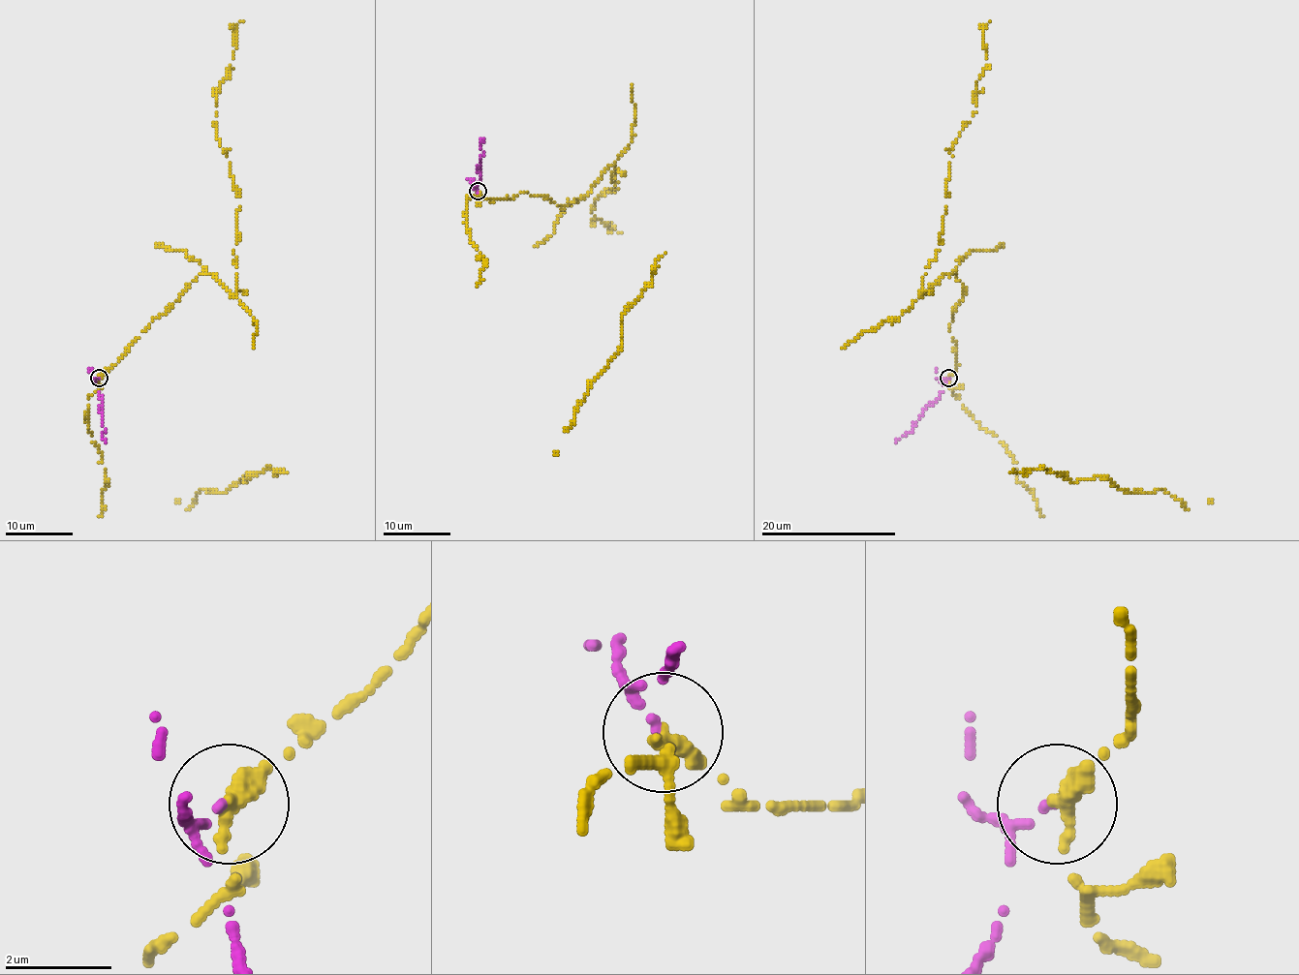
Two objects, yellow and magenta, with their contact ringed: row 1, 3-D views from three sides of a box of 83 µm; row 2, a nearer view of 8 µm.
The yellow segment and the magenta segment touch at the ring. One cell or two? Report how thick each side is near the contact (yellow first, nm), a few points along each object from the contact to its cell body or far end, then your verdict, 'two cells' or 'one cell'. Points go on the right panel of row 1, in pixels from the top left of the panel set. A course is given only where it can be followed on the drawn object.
440/140 nm | yellow via (948, 378), (964, 287), (943, 275), (923, 295), (921, 282), (991, 22) | magenta via (948, 378), (942, 382), (940, 396), (923, 410), (914, 426), (895, 441) | two cells

